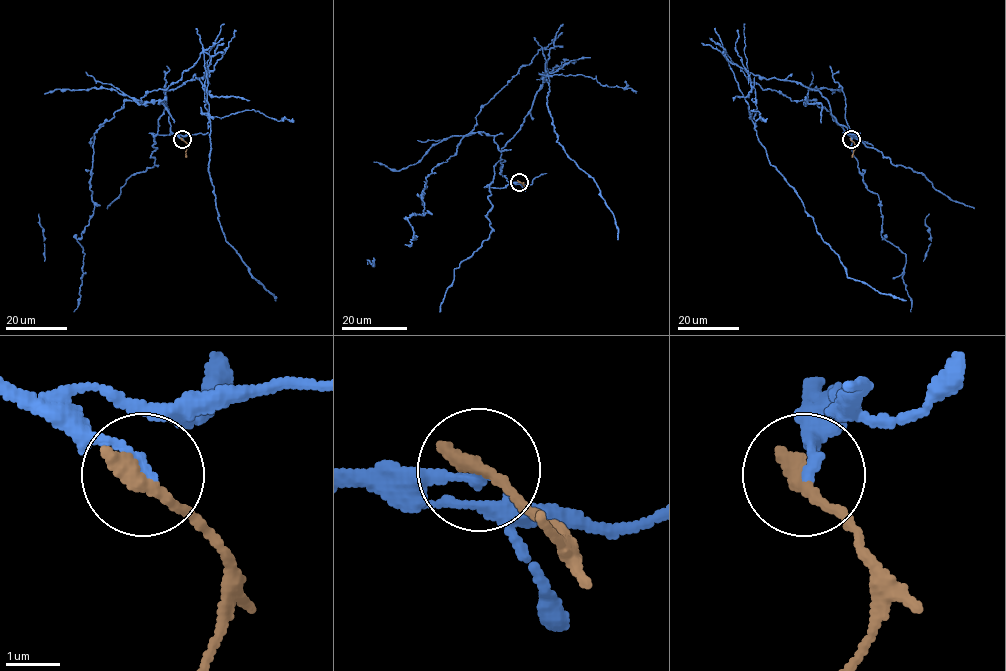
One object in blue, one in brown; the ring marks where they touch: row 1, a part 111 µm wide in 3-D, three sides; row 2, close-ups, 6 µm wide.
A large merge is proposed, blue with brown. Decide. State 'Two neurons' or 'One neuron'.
Two neurons

